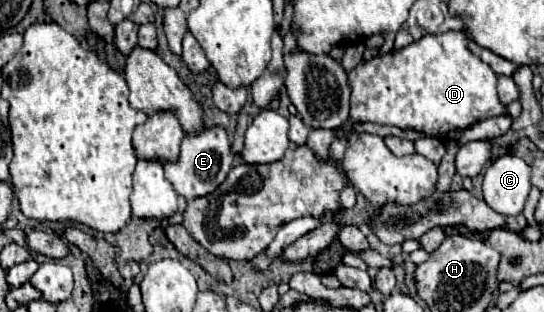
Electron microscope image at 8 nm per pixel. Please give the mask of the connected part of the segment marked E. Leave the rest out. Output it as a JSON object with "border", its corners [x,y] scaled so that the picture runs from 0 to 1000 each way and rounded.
{"border":[[[375,410],[371,423],[349,436],[342,429],[331,468],[331,500],[320,519],[301,519],[301,558],[320,609],[342,641],[379,628],[412,590],[423,538],[430,532],[434,494],[423,481],[423,449],[412,410]]]}

